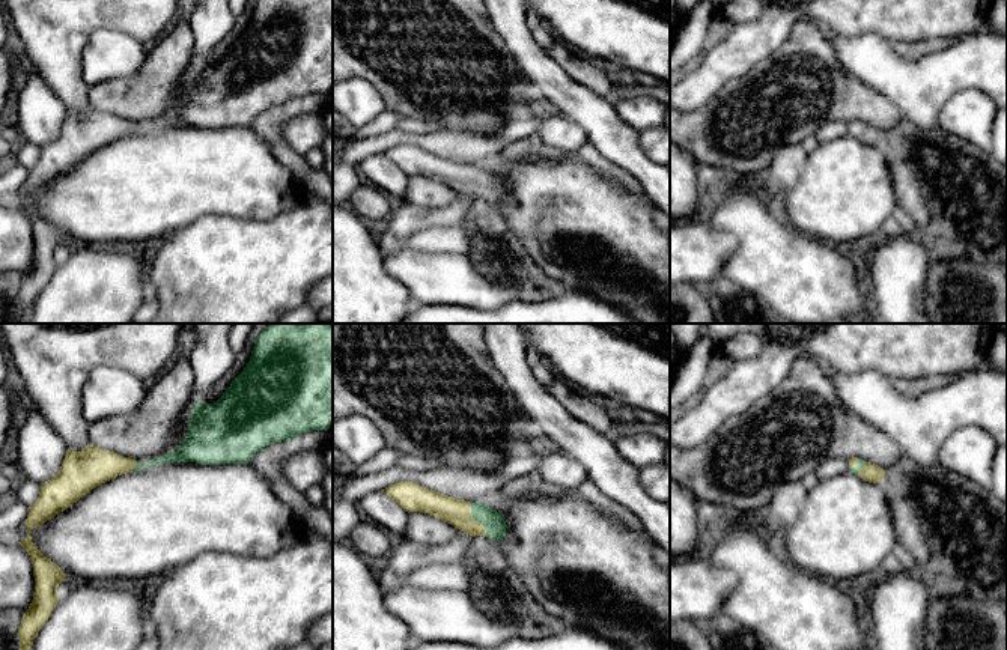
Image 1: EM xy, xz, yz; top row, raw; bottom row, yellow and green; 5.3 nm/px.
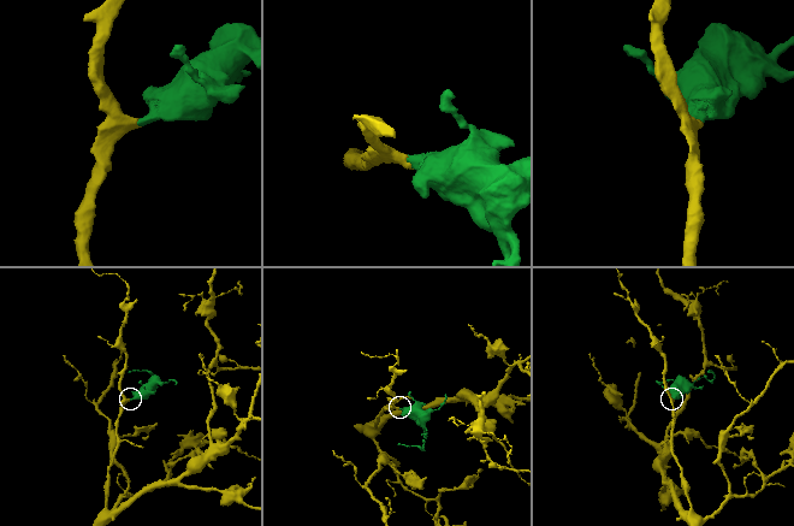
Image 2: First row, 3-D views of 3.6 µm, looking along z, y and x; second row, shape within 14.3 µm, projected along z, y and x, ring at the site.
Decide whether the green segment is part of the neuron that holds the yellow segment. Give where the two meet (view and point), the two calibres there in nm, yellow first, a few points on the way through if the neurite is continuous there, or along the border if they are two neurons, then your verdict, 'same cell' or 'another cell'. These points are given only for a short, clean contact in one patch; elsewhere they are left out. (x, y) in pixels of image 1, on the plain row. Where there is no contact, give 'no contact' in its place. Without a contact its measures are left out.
xz (476, 184) | 140/120 nm | across xz (456, 175), (476, 184), (492, 184) | same cell

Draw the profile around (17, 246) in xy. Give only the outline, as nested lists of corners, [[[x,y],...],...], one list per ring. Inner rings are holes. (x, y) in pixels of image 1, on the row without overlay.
[[[0,203],[0,274],[17,272],[24,277],[35,254],[33,227],[18,206]]]

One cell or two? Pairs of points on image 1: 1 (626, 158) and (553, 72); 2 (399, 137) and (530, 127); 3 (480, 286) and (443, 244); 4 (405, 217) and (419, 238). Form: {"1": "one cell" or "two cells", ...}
{"1": "one cell", "2": "one cell", "3": "two cells", "4": "two cells"}

